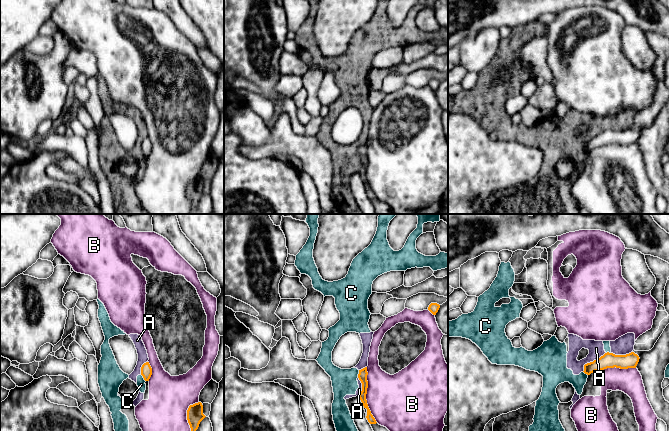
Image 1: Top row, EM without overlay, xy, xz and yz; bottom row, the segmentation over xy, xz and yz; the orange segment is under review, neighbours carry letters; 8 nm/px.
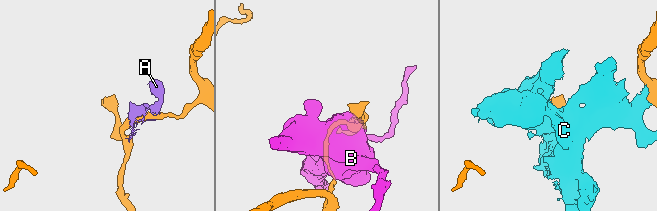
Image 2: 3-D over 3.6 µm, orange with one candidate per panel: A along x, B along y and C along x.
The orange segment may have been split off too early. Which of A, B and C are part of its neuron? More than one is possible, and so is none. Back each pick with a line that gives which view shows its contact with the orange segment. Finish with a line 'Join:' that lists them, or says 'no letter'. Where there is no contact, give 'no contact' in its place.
Join: no letter

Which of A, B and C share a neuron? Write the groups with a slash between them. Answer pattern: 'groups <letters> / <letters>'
groups A C / B

